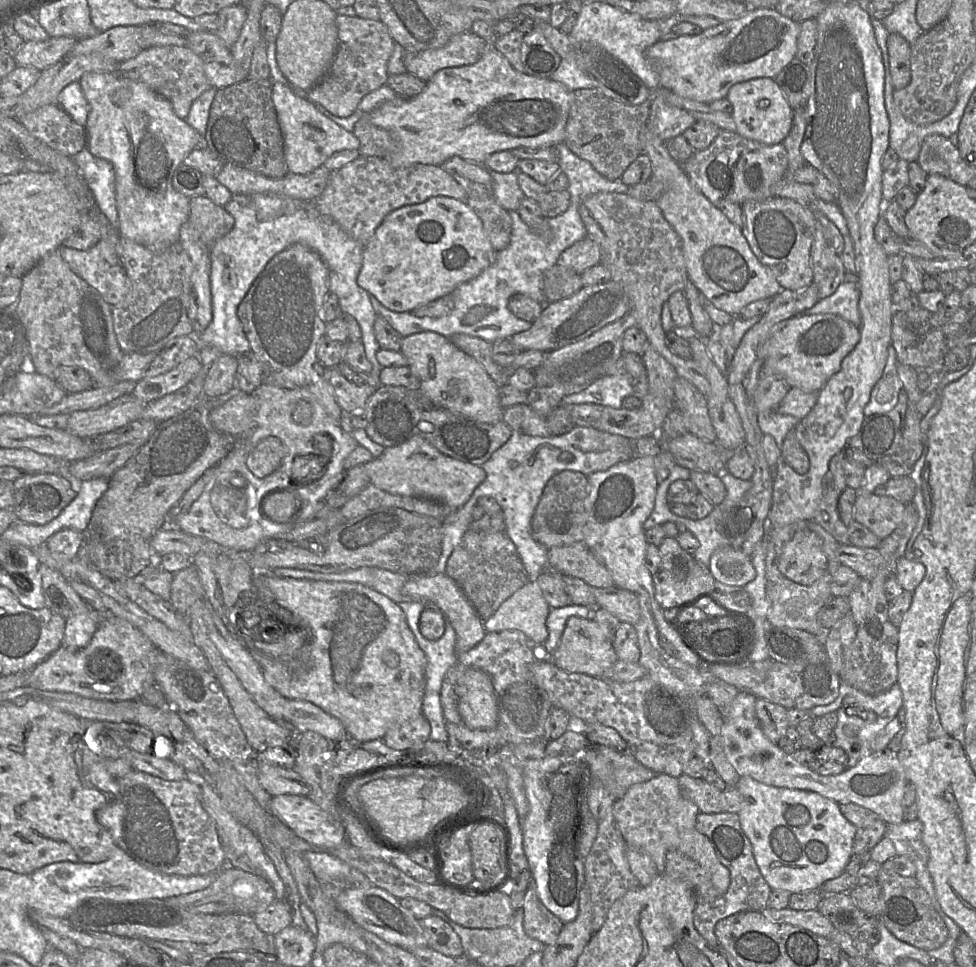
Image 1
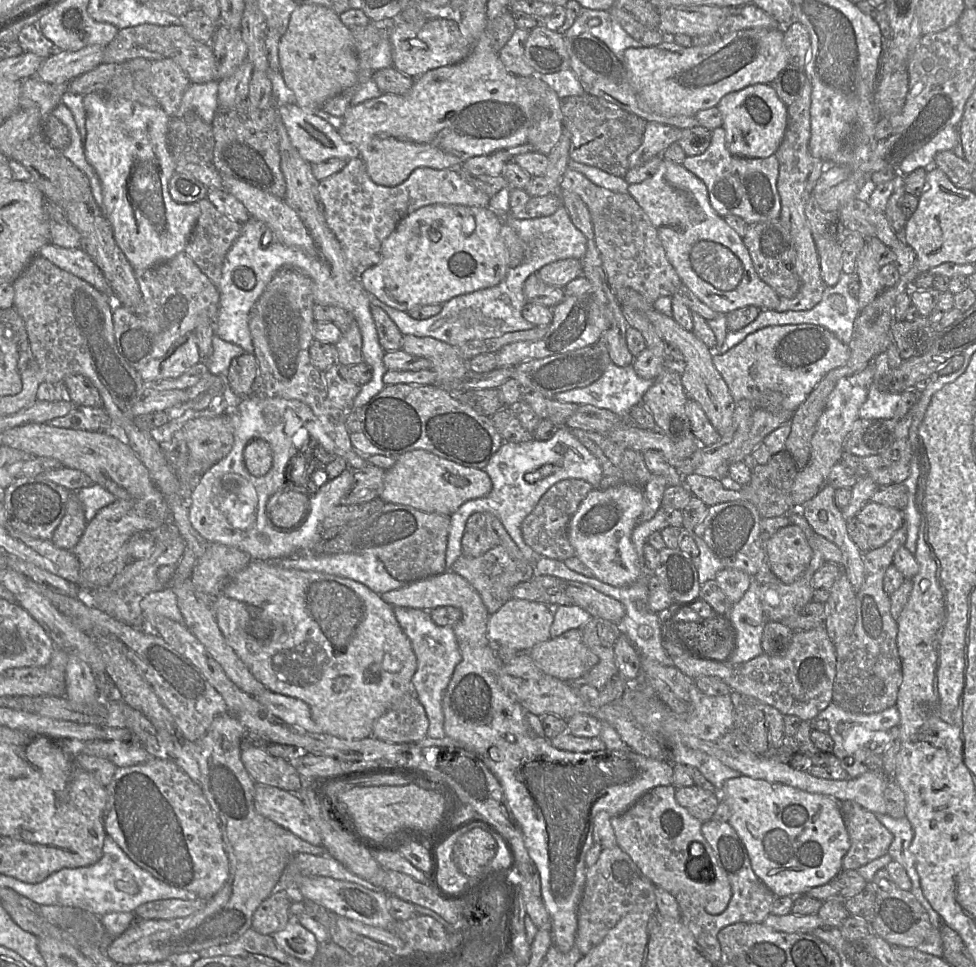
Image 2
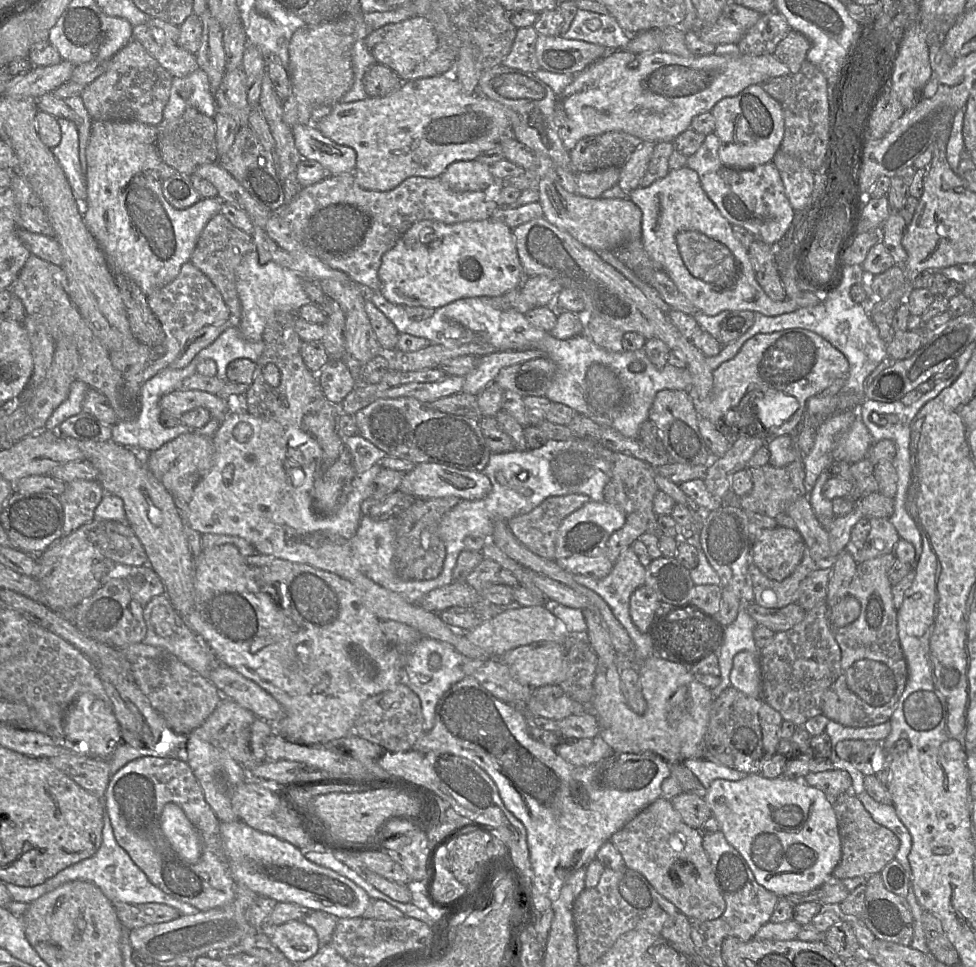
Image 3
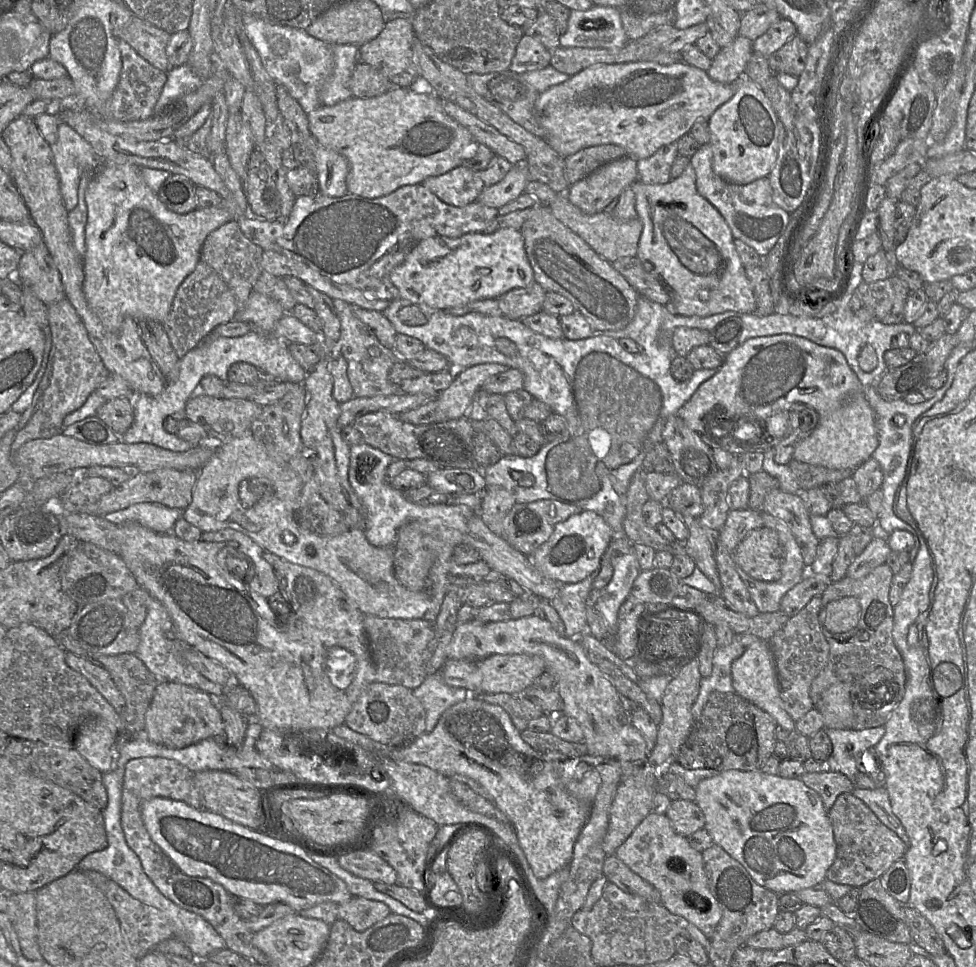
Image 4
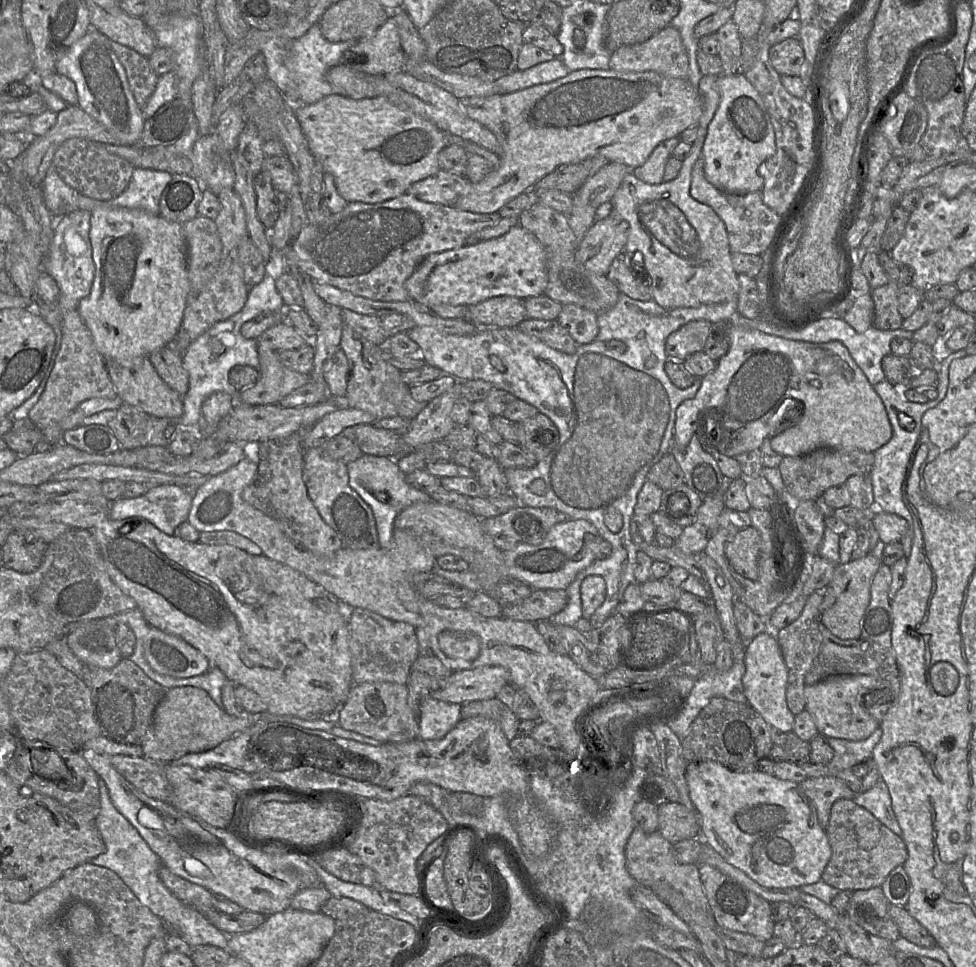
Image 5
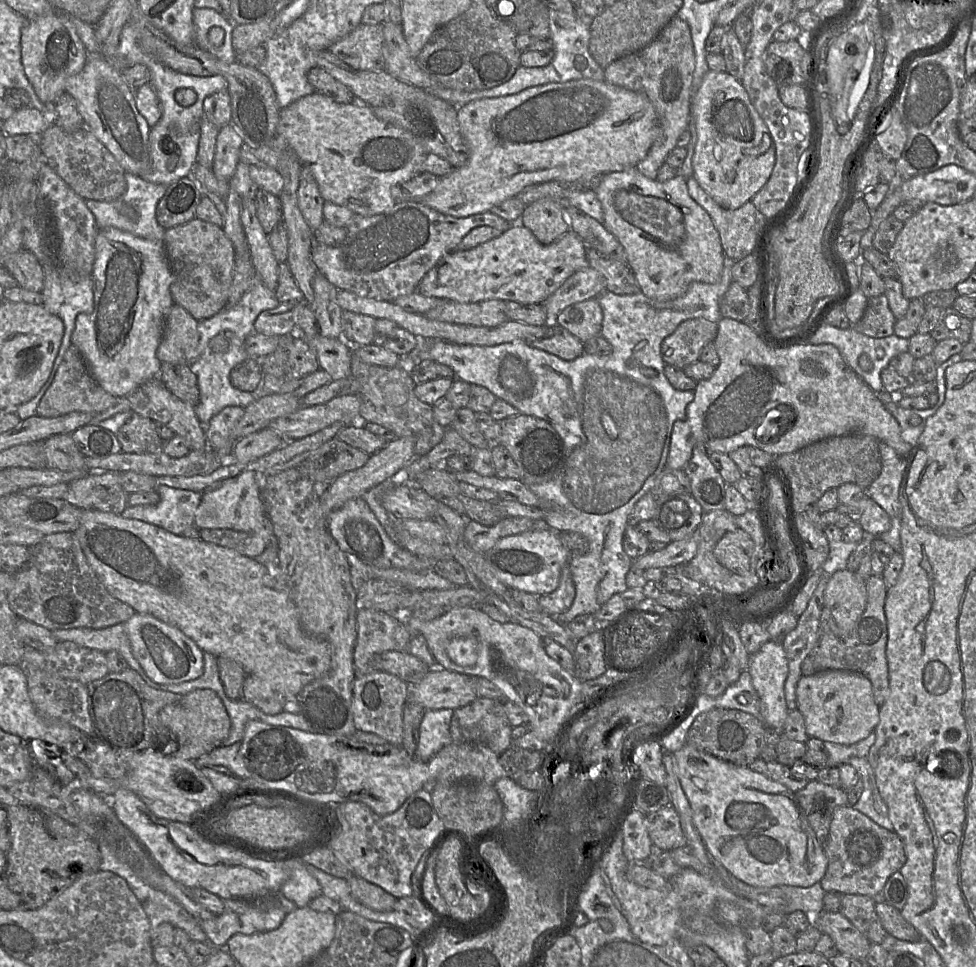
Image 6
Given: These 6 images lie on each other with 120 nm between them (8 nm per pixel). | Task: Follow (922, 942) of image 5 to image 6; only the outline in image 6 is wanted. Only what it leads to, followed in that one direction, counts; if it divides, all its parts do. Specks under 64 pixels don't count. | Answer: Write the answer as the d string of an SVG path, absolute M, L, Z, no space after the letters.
M881 895L880 898L876 899L876 913L889 935L909 942L916 942L921 939L920 933L902 916L900 910L881 899Z

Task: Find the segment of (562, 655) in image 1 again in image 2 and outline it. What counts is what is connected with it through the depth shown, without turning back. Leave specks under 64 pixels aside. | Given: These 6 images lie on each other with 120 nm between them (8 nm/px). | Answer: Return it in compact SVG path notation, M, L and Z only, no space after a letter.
M580 629L538 643L527 653L543 672L563 681L581 678L599 661L583 643Z

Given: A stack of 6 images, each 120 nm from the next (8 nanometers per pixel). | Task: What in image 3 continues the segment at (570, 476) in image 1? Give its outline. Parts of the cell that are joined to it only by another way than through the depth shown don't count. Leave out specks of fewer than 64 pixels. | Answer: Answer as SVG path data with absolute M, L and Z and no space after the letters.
M583 494L548 497L529 513L508 520L508 527L532 553L555 561L556 538L562 521L589 501Z

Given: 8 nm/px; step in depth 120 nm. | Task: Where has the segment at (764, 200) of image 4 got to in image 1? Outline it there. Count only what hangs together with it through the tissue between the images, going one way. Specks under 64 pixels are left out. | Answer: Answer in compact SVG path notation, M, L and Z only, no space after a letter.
M721 130L708 148L694 150L682 166L694 186L719 208L723 201L742 205L746 201L773 197L771 188L785 176L788 156L783 143L766 145L735 132Z

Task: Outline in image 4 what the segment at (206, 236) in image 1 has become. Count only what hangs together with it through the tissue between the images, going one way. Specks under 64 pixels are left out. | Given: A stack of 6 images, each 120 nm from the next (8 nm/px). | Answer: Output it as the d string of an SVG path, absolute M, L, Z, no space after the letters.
M231 220L206 237L201 248L200 261L213 268L226 282L240 310L247 303L255 283L263 272L262 253L263 250L258 245L245 237L237 221Z

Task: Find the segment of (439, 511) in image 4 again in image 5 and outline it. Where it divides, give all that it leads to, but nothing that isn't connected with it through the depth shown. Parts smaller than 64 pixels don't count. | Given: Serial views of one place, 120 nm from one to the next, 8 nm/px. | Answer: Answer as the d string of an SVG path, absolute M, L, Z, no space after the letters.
M363 454L347 464L349 485L370 506L376 520L380 547L390 547L394 534L396 516L406 507L417 502L433 499L426 493L408 484L395 459Z

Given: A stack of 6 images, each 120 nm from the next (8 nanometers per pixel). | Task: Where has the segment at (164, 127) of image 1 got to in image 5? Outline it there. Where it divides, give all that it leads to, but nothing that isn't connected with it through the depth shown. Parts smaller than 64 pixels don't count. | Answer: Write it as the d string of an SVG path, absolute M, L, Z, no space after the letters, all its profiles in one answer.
M95 208L90 212L90 242L95 274L89 295L80 300L78 312L104 358L124 367L136 366L143 358L169 345L180 330L190 283L187 245L182 224L141 209Z

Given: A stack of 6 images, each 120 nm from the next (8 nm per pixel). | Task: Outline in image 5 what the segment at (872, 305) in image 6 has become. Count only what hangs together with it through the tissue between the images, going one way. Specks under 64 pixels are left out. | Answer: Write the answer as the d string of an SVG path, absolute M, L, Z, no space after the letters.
M896 282L872 289L874 302L873 327L879 330L892 331L902 328L903 319L898 311L898 287Z

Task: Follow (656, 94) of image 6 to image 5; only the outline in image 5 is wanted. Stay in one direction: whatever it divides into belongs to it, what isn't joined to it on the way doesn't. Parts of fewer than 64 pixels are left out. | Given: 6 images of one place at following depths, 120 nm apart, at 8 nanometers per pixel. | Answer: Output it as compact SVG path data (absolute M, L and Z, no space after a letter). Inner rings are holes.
M668 25L645 42L624 45L612 53L610 69L619 72L647 72L653 71L664 77L688 79L689 59L683 46L680 32ZM681 136L670 138L660 143L651 153L647 161L633 170L633 174L648 184L663 182L665 166L672 156L673 149L678 145Z

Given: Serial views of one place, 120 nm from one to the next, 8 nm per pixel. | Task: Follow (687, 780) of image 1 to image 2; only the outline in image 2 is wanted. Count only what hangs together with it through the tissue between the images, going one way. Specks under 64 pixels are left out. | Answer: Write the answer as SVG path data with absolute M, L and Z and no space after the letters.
M694 784L677 787L675 798L681 806L701 822L711 820L721 802L719 793L703 790Z

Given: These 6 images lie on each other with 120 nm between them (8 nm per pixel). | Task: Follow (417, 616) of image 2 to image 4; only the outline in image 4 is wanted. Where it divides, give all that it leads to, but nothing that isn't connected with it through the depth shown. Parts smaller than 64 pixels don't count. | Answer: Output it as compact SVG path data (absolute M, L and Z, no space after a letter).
M441 669L427 675L423 682L412 690L426 712L425 732L431 732L441 714L450 706L465 700L470 693L464 688L447 685Z

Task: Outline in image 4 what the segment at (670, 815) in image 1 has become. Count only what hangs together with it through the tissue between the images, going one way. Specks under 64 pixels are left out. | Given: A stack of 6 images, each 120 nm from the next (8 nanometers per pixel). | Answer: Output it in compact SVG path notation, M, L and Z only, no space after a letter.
M649 813L615 855L659 891L661 904L668 911L696 926L708 939L712 937L722 911L709 888L702 853L690 846L687 837L674 831L666 814Z

